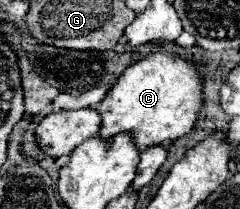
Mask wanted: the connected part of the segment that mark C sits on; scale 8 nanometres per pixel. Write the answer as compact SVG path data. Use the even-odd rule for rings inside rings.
M156 50L148 58L128 66L116 80L116 84L108 90L100 106L96 108L102 116L100 124L100 138L110 140L114 134L130 132L134 144L142 150L138 172L134 178L132 188L140 190L146 186L162 162L168 158L166 146L182 136L186 136L198 118L198 110L202 106L202 80L198 72L200 64L182 60L166 50ZM152 146L152 148L150 148ZM146 148L146 150L144 150Z

